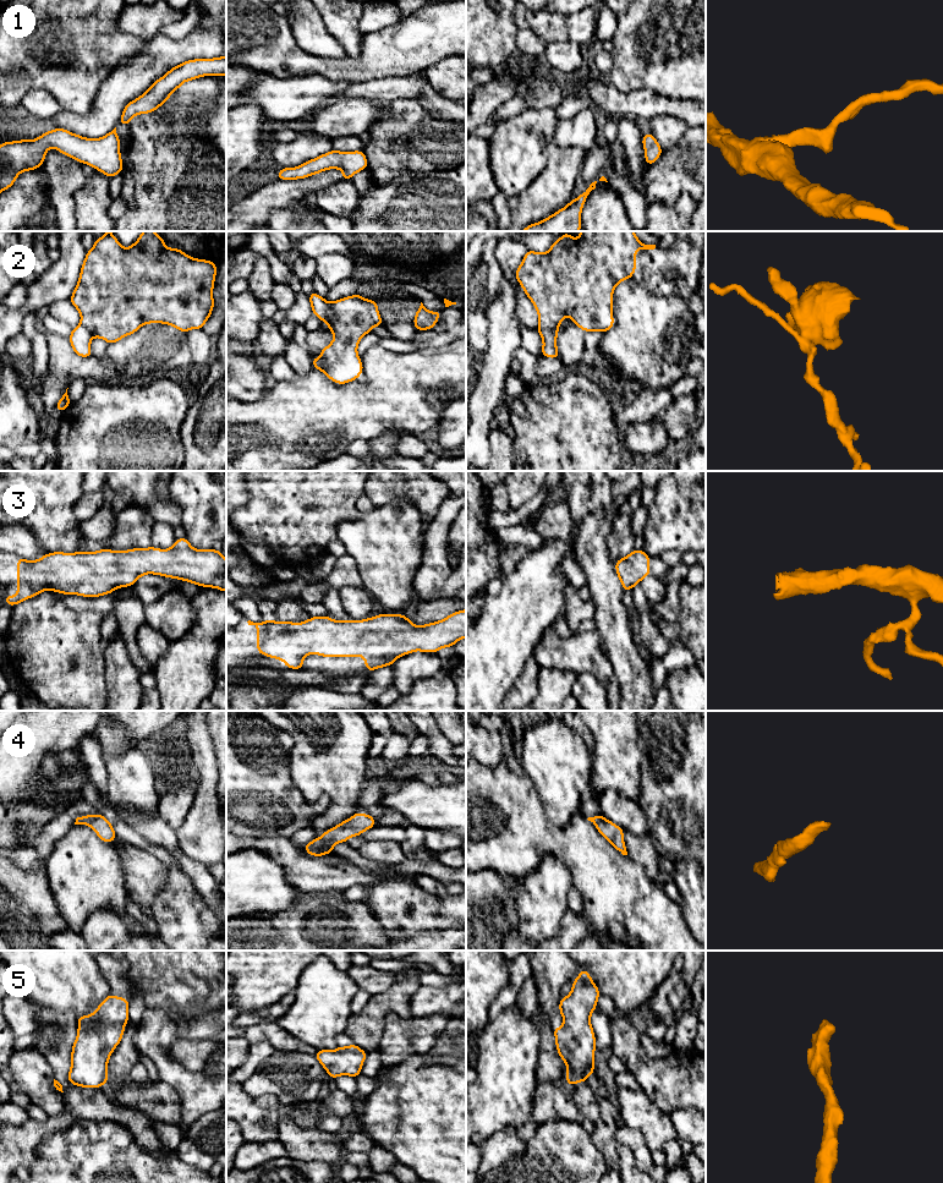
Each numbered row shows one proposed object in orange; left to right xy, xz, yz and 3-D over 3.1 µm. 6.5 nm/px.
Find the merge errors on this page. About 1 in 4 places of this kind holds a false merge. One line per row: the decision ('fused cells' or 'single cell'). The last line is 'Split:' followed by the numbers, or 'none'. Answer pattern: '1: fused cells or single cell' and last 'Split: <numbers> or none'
1: single cell
2: fused cells
3: single cell
4: single cell
5: single cell
Split: 2

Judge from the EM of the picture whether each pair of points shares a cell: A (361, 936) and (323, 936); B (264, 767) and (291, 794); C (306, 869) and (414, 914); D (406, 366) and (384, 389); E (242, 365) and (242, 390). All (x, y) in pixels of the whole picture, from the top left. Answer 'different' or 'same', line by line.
A: same
B: same
C: same
D: same
E: same

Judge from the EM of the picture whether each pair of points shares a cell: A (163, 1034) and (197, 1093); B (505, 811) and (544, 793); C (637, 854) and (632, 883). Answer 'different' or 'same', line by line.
A: same
B: different
C: different

